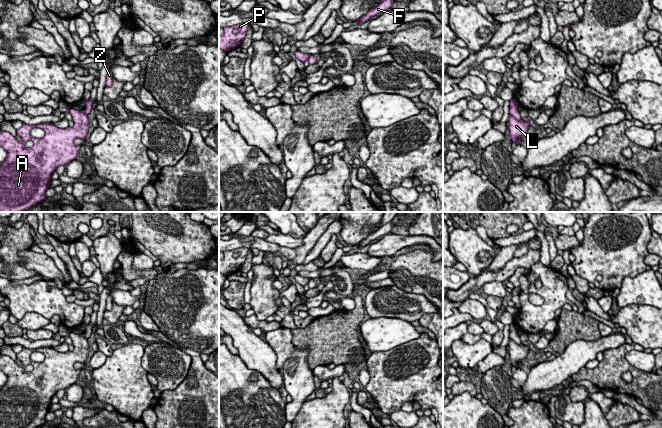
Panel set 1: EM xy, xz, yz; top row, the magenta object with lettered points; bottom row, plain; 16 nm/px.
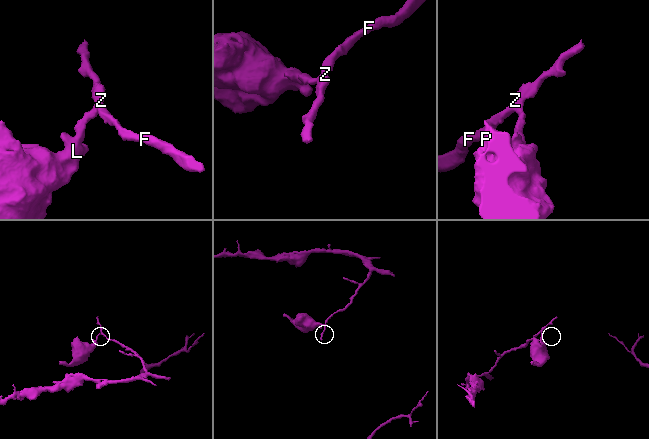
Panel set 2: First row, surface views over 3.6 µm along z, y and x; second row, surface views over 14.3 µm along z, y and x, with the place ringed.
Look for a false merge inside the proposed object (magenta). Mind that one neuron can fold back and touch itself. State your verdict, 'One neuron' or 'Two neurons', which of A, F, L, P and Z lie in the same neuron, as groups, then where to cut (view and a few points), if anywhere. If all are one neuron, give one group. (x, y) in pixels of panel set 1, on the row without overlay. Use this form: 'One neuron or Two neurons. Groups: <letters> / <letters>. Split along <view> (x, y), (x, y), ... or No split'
Two neurons. Groups: A L P / F Z. Split along yz (510, 338), (518, 344)

